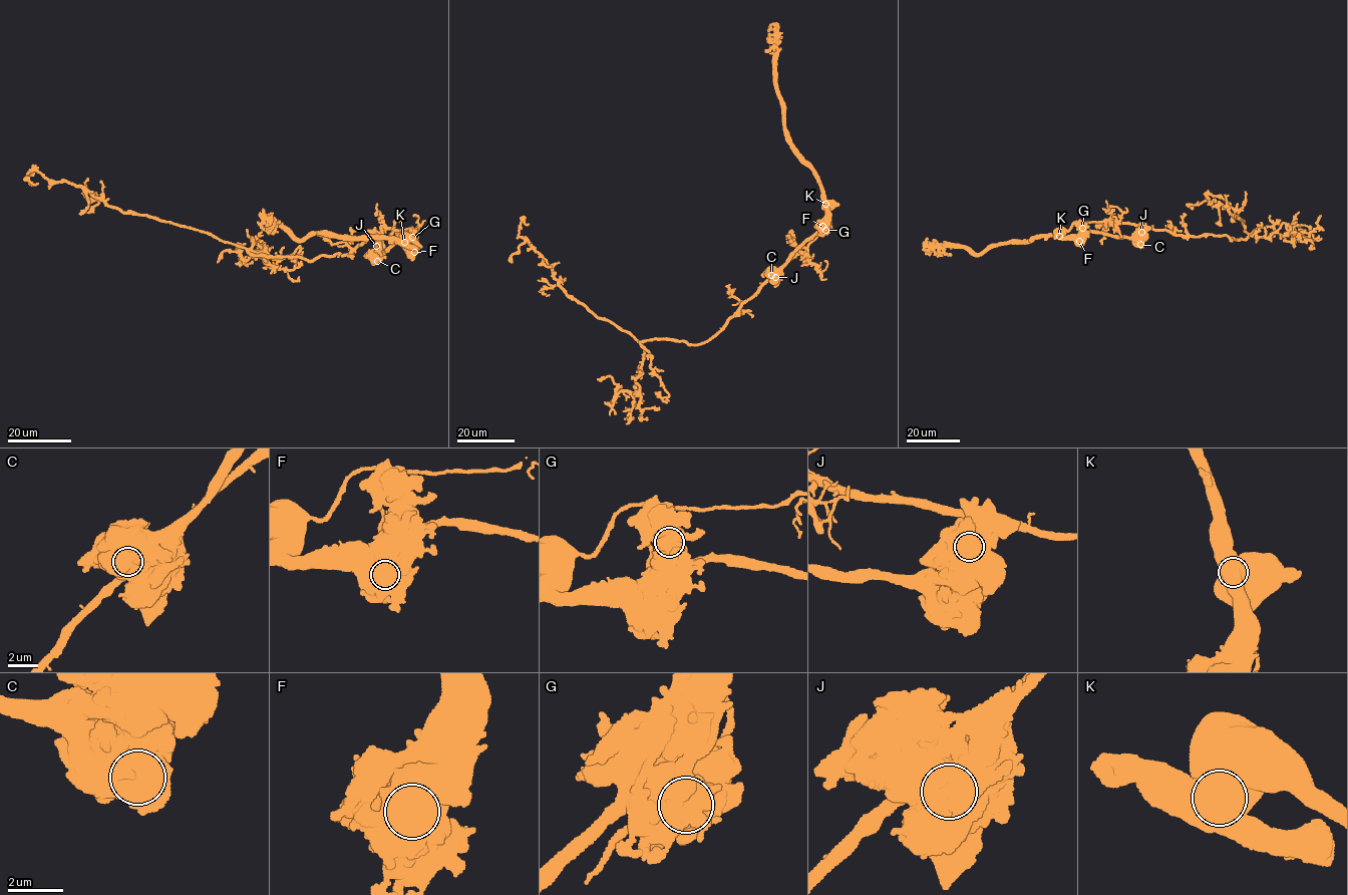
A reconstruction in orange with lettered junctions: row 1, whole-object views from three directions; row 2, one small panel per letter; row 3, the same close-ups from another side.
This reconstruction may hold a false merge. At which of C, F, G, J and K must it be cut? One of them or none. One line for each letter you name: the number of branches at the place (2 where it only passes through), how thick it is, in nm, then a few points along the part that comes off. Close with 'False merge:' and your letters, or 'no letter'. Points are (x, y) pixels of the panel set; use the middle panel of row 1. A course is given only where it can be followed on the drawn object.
K: Branches: 1. Thickness 1200 nm. Course of the part to remove: (825, 204), (829, 223), (803, 253), (692, 344), (639, 342), (596, 317), (519, 235), (529, 224)
False merge: K

